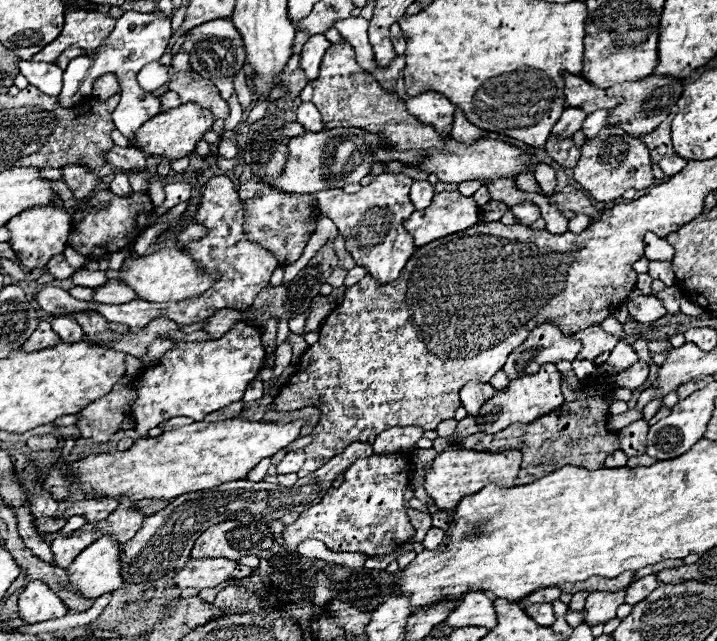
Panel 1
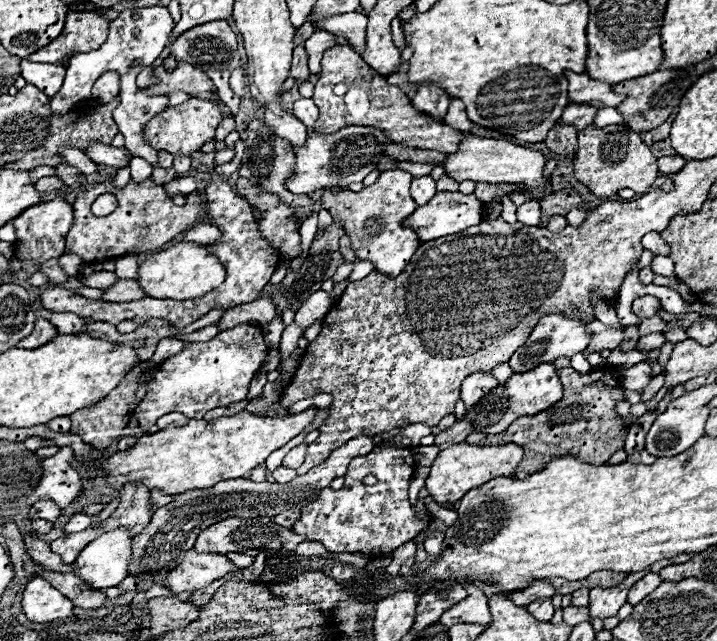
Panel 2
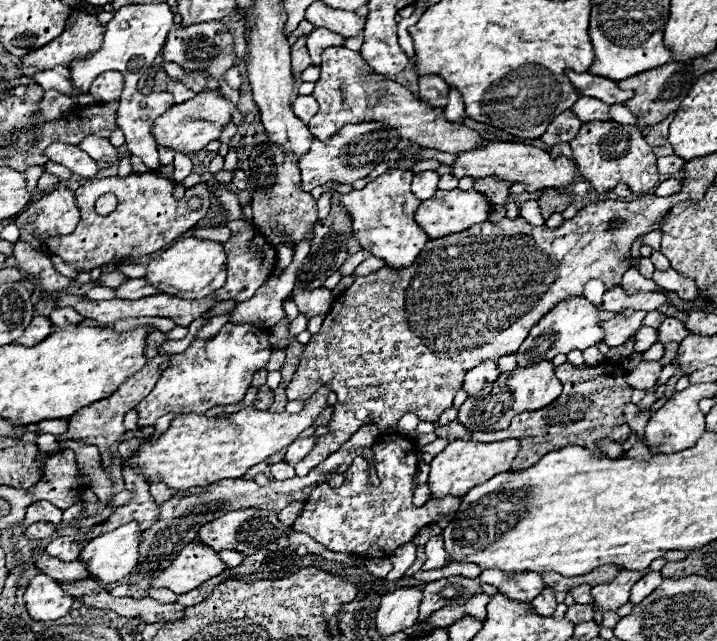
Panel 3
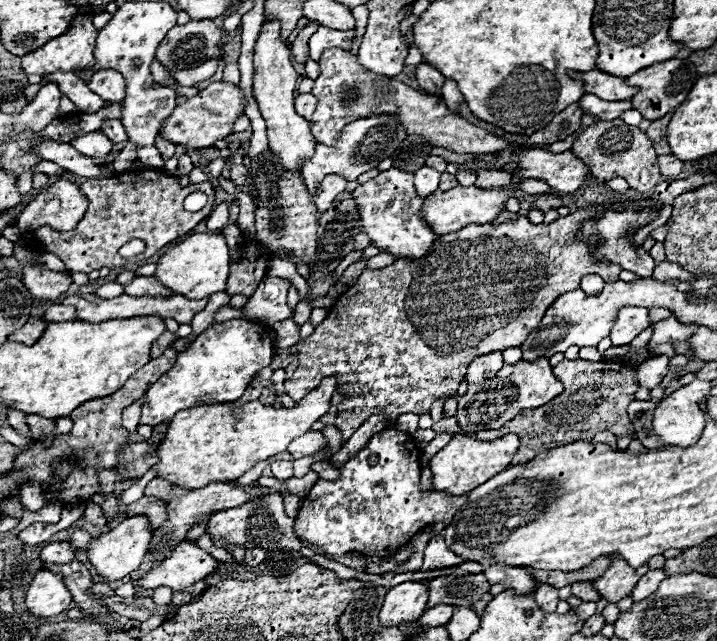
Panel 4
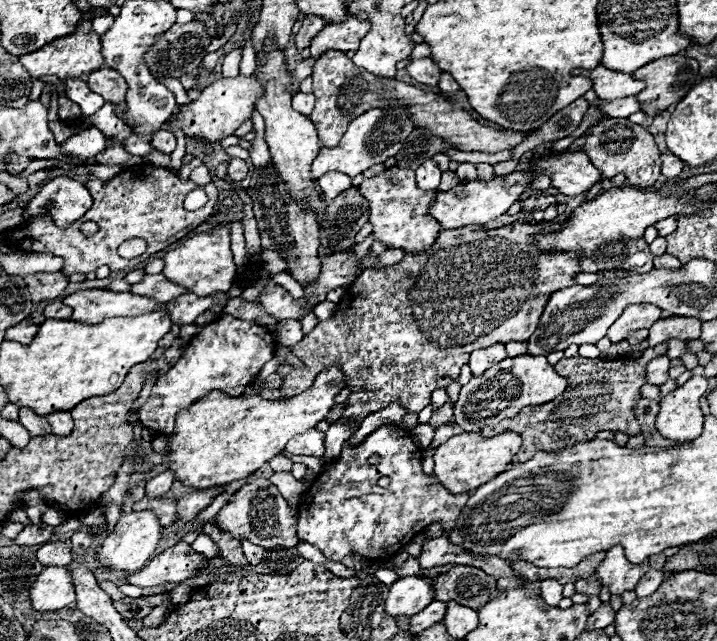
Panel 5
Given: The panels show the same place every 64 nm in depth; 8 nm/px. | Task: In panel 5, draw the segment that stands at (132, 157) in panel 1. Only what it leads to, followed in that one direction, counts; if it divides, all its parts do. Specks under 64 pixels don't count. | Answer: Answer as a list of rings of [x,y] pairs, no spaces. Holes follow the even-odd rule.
[[[90,126],[86,130],[82,130],[80,134],[68,138],[66,142],[60,142],[58,146],[62,152],[66,152],[72,158],[88,160],[106,148],[106,136],[96,126]]]

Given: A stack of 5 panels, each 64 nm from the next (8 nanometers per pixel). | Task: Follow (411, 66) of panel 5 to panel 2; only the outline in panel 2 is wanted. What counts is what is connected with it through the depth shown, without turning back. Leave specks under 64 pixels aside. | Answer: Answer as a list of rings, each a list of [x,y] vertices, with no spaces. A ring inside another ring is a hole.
[[[422,84],[418,88],[418,94],[412,98],[412,104],[422,110],[424,114],[442,120],[448,112],[448,104],[450,104],[450,96],[436,84]]]

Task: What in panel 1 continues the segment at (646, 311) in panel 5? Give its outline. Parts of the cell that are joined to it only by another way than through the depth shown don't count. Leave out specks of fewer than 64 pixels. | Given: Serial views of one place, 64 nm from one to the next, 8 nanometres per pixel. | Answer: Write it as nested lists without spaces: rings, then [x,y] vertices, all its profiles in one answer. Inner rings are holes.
[[[600,324],[588,326],[586,330],[576,332],[576,338],[582,340],[582,350],[578,352],[578,358],[584,358],[584,360],[594,360],[596,356],[600,356],[606,350],[612,350],[620,342],[616,336],[604,332]]]

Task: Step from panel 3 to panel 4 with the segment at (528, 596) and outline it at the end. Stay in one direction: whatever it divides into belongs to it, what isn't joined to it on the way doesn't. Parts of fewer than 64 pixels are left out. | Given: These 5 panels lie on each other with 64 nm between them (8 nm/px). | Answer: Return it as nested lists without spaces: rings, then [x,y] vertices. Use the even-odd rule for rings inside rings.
[[[484,566],[486,578],[490,578],[492,584],[504,582],[506,588],[516,590],[516,594],[528,594],[538,588],[538,582],[524,570],[524,568],[512,568],[512,566]]]

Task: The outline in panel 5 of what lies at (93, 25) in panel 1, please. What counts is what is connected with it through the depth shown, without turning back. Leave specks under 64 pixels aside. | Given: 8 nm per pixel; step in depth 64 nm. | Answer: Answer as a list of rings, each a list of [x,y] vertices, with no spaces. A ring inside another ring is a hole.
[[[82,20],[74,34],[70,34],[66,38],[58,38],[56,42],[44,46],[44,48],[32,52],[32,54],[24,54],[20,58],[20,62],[32,78],[40,80],[44,76],[56,76],[56,88],[64,90],[68,78],[82,78],[84,74],[100,70],[104,66],[104,56],[102,56],[102,50],[100,50],[100,38],[92,30],[90,20]]]

